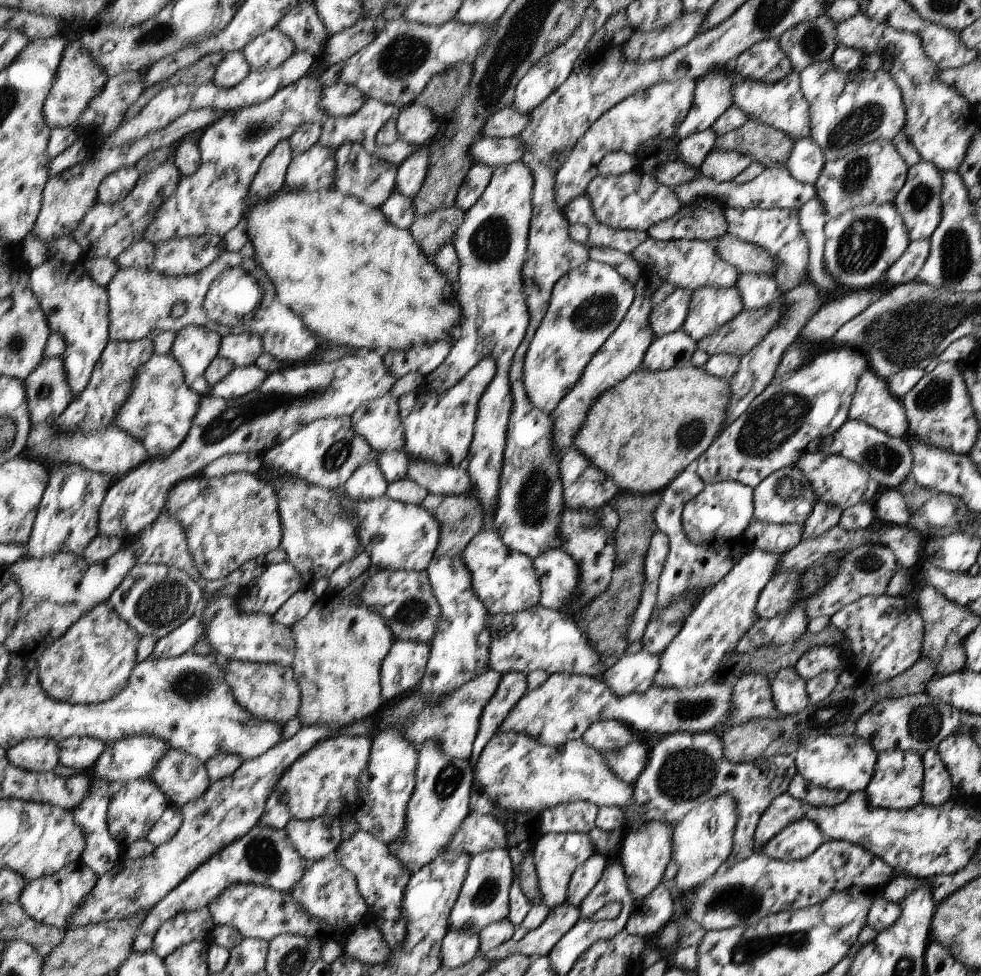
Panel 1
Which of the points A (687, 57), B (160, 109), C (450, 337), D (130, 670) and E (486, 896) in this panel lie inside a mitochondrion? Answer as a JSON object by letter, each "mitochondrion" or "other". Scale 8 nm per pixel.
{"A":"other","B":"other","C":"other","D":"other","E":"mitochondrion"}

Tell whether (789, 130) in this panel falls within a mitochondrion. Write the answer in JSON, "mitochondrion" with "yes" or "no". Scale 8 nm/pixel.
{"mitochondrion":"no"}

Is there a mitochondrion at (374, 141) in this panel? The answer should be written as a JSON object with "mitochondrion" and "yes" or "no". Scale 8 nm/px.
{"mitochondrion":"no"}

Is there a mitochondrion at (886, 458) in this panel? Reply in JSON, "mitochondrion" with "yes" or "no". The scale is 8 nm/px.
{"mitochondrion":"yes"}

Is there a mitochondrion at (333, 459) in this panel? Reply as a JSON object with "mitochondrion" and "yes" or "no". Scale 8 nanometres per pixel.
{"mitochondrion":"yes"}

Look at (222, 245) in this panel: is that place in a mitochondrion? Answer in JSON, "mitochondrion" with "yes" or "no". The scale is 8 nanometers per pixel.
{"mitochondrion":"no"}

